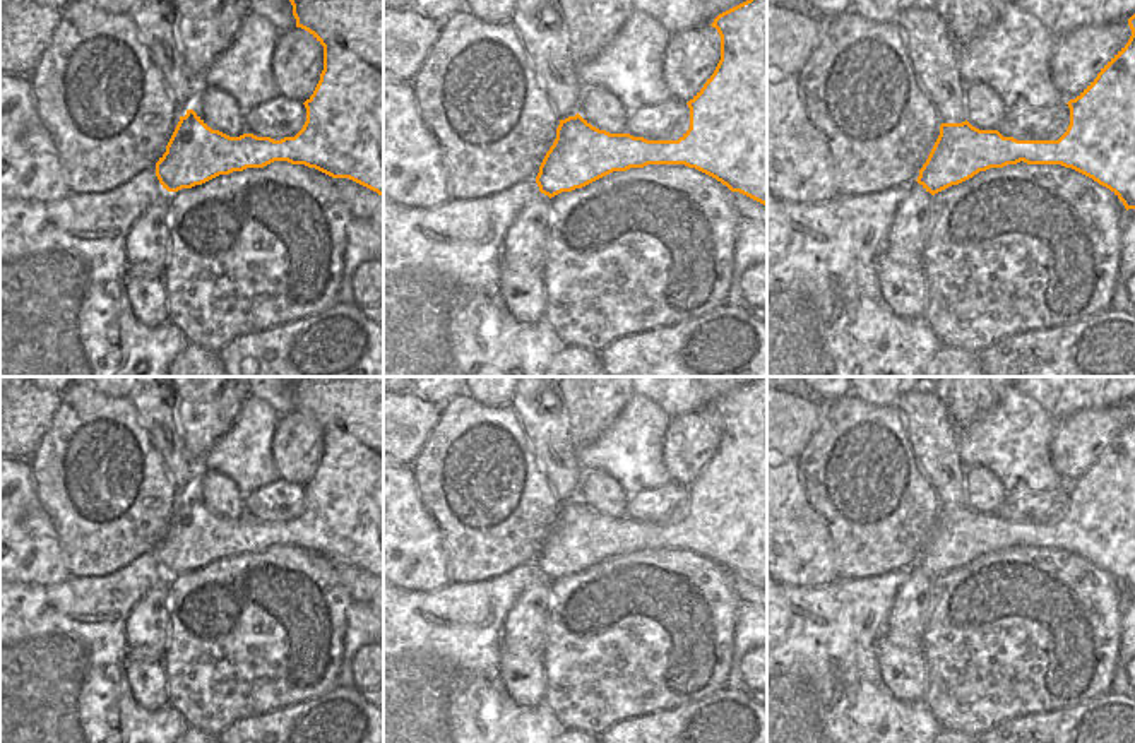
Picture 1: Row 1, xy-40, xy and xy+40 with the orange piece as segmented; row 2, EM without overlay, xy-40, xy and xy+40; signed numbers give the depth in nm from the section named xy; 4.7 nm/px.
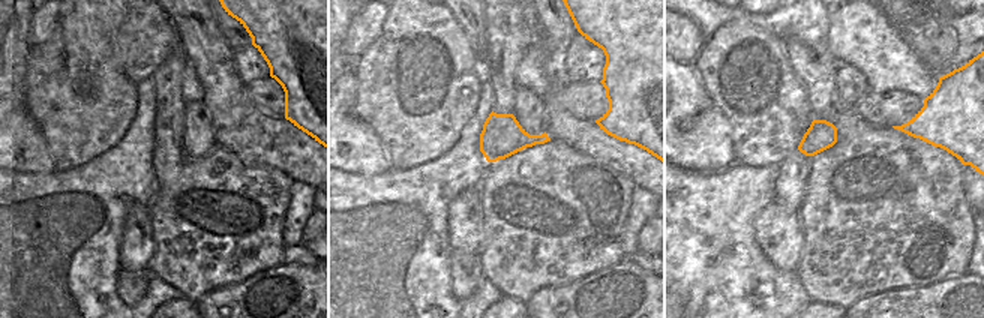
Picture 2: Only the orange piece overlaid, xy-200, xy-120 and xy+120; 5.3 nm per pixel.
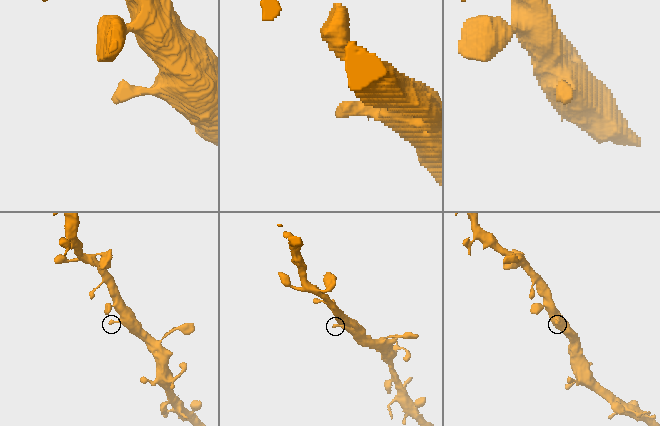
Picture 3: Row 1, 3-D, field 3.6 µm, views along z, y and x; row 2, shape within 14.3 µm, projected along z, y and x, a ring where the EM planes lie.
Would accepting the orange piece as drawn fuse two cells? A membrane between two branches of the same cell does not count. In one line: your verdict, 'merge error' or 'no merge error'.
no merge error

